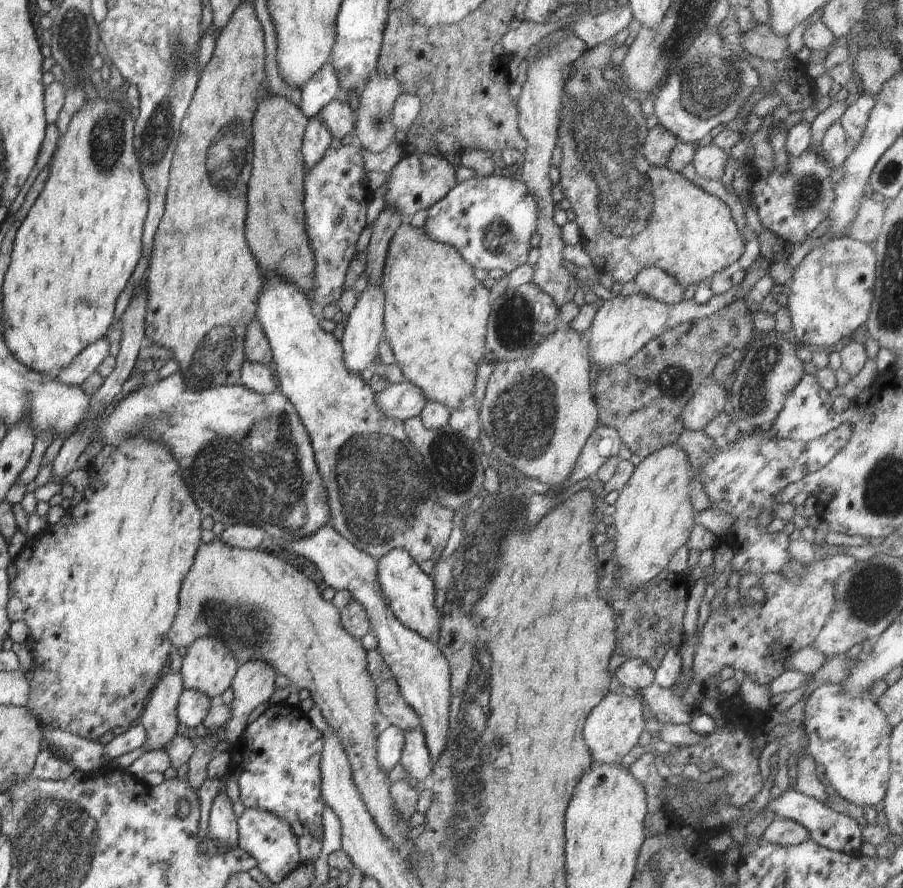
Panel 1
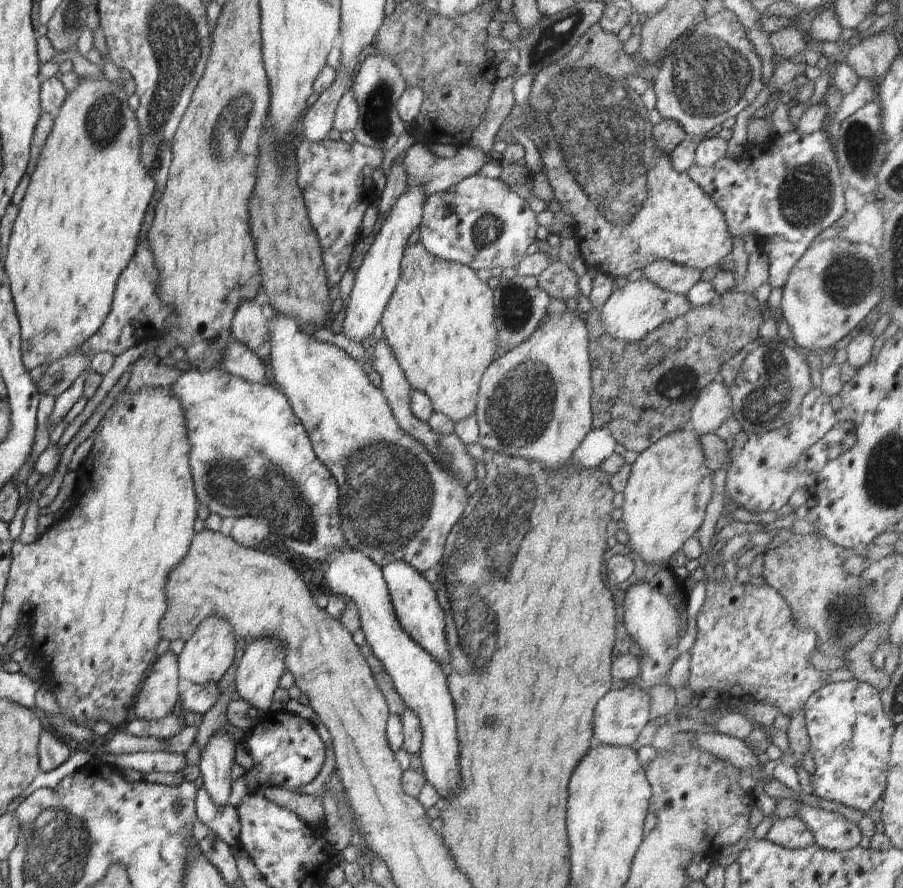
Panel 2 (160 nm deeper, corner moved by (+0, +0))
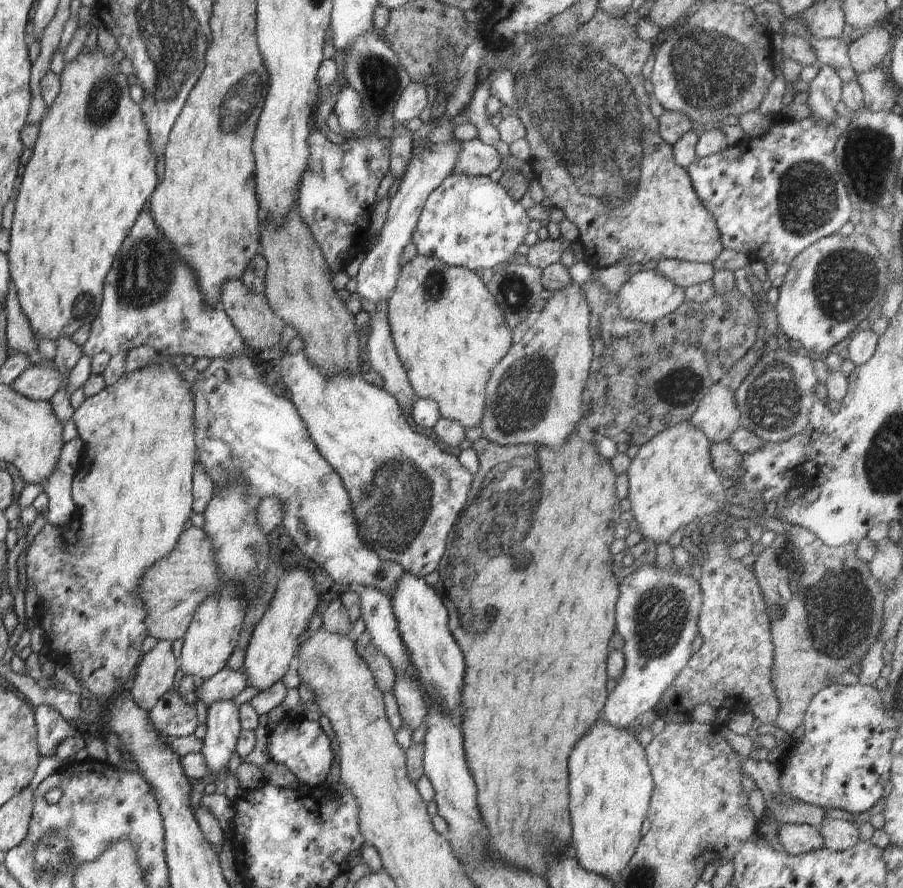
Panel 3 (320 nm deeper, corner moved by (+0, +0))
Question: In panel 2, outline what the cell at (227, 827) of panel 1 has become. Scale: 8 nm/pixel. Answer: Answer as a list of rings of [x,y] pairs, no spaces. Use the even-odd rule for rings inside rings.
[[[227,730],[216,731],[201,748],[200,764],[203,787],[211,796],[214,808],[229,804],[231,793],[230,769],[234,766],[236,745],[238,743],[228,735]]]

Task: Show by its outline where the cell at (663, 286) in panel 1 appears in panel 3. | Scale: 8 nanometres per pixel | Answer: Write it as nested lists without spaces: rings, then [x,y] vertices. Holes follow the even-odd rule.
[[[660,259],[655,270],[683,289],[710,281],[715,273],[712,263],[695,263],[682,259]]]

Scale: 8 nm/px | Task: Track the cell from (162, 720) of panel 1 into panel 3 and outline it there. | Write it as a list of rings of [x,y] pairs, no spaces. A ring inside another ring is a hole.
[[[158,641],[137,664],[136,677],[131,685],[132,700],[149,712],[158,699],[173,688],[178,670],[180,666],[172,653],[172,642]]]

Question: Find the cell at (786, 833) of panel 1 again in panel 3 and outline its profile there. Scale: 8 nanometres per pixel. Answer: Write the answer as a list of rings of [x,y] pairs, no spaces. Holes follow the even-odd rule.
[[[786,823],[780,826],[778,833],[786,852],[791,855],[801,855],[824,847],[821,832],[813,826]]]

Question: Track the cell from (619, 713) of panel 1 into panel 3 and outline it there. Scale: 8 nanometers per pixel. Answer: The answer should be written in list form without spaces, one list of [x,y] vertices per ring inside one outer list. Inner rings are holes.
[[[643,564],[620,582],[620,598],[616,606],[616,632],[624,640],[622,652],[625,656],[625,667],[616,687],[606,700],[602,716],[611,725],[627,729],[636,725],[640,716],[653,710],[664,694],[664,690],[675,681],[692,656],[692,642],[699,634],[698,617],[703,600],[699,581],[680,573],[680,568],[660,569],[656,565]]]

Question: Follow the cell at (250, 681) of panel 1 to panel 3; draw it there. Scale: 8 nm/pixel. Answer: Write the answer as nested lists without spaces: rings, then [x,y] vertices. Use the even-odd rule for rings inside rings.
[[[290,570],[284,574],[262,620],[252,631],[252,638],[246,649],[243,670],[247,674],[247,686],[254,686],[260,692],[282,681],[291,667],[290,661],[296,658],[301,639],[316,613],[317,604],[318,589],[306,570]]]

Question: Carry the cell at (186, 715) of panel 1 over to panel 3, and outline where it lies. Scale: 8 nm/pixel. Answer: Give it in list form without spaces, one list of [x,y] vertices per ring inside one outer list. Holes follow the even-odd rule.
[[[224,667],[213,677],[206,679],[204,683],[196,689],[198,697],[204,700],[206,706],[217,700],[233,700],[244,688],[247,687],[247,674],[243,668],[234,670]]]

